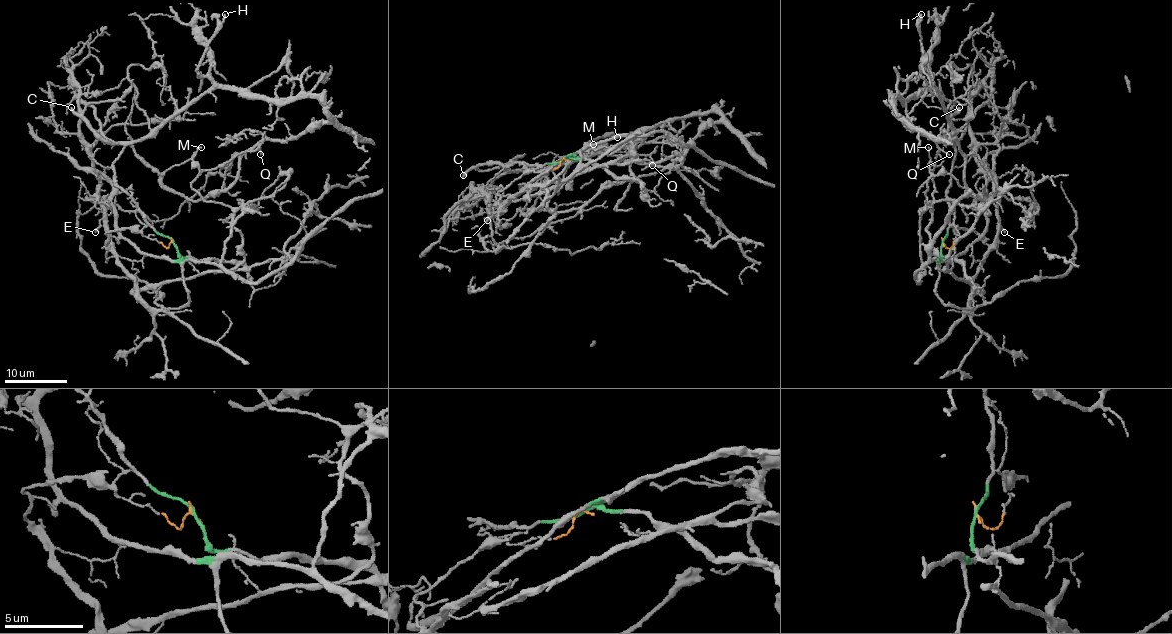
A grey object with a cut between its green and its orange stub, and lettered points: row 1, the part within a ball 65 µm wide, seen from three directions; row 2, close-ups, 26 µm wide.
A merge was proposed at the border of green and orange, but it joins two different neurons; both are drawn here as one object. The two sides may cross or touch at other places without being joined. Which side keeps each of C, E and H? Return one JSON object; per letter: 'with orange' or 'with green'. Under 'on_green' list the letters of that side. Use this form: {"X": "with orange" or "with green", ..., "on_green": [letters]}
{"C": "with green", "E": "with orange", "H": "with green", "on_green": ["C", "H"]}

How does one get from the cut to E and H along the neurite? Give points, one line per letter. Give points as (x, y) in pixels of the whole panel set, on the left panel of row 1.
E: (173, 242), (167, 248), (154, 239), (128, 228), (119, 228), (106, 232), (108, 246), (102, 225), (95, 232)
H: (173, 242), (151, 226), (117, 184), (113, 161), (126, 146), (150, 138), (212, 85), (196, 66), (224, 14)

